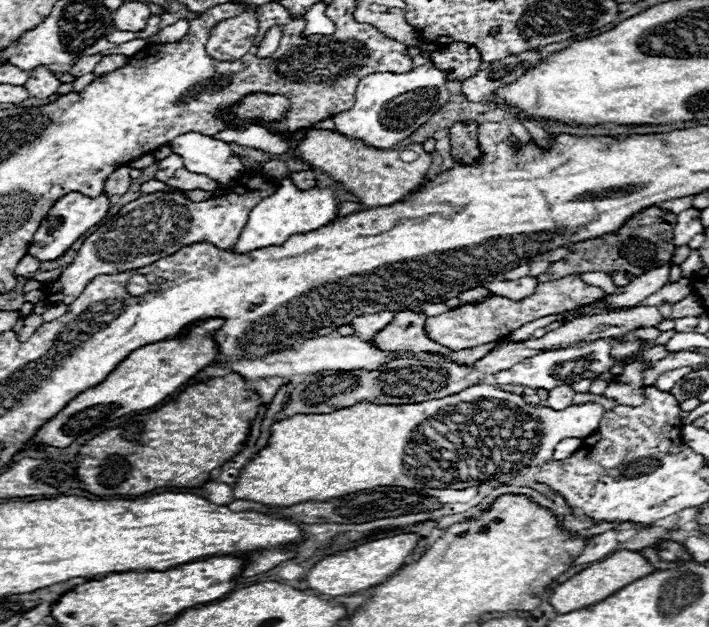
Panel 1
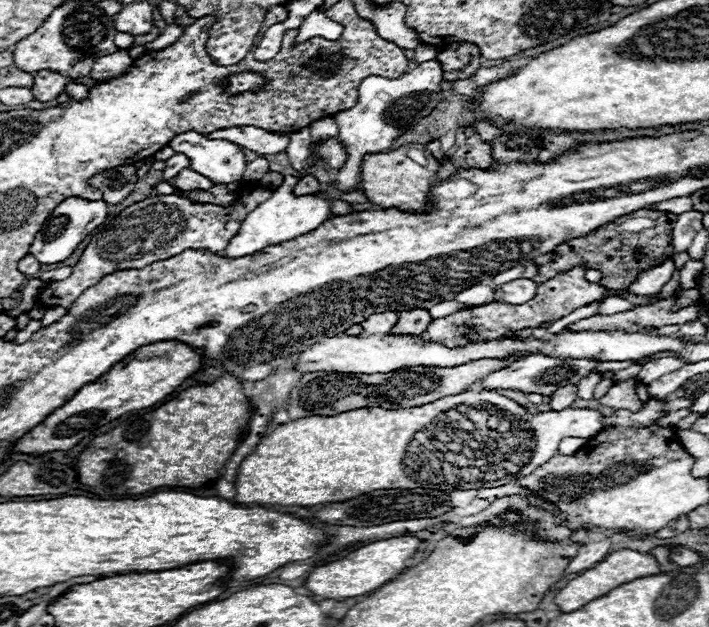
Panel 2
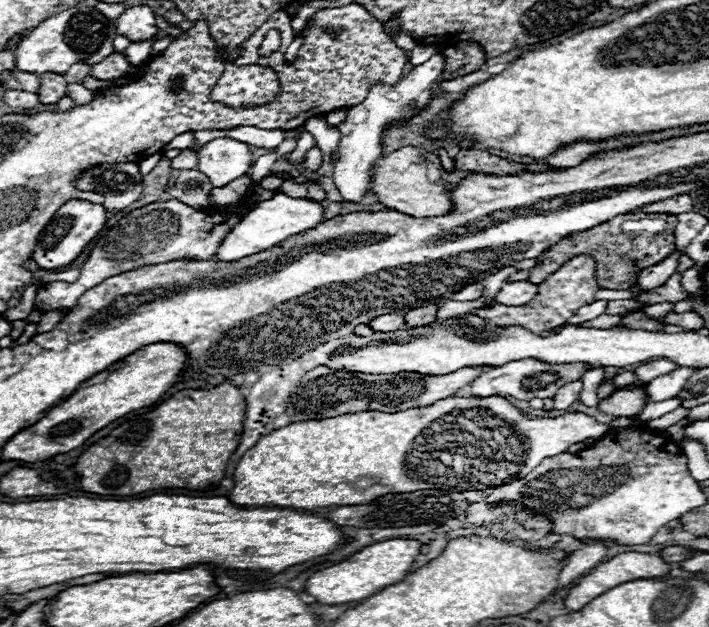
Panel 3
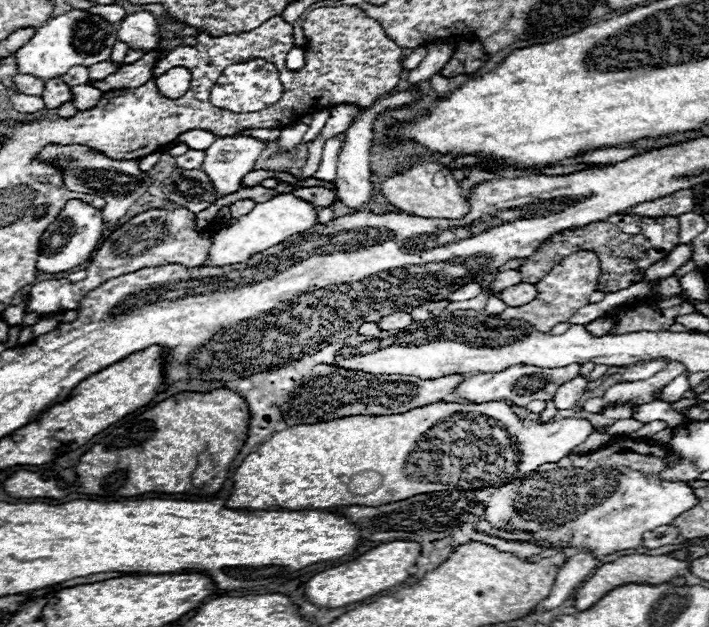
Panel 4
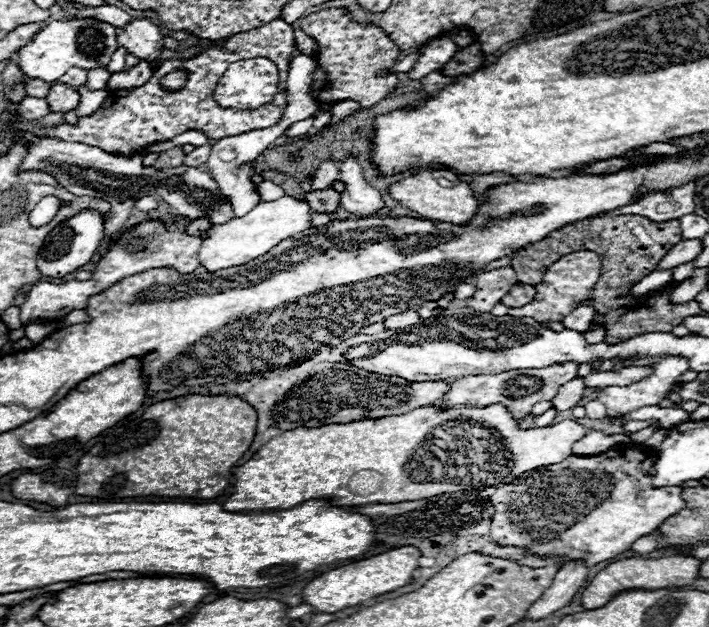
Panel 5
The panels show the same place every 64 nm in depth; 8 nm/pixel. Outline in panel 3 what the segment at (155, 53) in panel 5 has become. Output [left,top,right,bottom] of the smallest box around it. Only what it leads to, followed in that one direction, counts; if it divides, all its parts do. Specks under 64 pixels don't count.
[116,6,158,42]

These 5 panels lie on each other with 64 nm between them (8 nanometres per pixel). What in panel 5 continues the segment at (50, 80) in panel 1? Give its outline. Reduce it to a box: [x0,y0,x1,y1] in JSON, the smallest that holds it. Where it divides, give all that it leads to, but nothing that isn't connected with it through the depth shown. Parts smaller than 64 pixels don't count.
[46,82,80,112]

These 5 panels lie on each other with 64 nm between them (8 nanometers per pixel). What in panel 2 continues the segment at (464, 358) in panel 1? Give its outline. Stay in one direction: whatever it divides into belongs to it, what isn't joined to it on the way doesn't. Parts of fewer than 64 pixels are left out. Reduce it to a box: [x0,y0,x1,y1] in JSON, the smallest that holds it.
[388,310,432,336]

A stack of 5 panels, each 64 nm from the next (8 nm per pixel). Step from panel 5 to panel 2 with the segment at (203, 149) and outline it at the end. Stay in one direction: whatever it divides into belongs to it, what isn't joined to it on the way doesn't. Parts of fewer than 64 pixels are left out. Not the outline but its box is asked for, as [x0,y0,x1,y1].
[162,154,188,180]

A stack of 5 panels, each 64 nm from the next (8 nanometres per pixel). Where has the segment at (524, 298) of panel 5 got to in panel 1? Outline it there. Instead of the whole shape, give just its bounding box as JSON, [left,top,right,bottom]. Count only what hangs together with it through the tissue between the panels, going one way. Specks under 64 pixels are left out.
[488,276,538,300]

